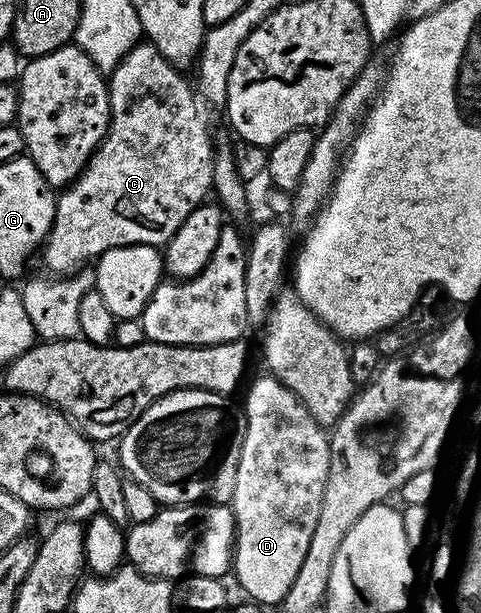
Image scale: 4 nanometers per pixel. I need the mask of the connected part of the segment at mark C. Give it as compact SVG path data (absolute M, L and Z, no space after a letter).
M138 43L132 49L126 51L116 67L108 74L107 84L109 87L109 130L101 140L100 145L89 156L89 162L85 169L74 179L73 184L64 186L56 194L57 206L55 207L55 217L47 240L40 250L39 257L45 260L48 271L53 275L72 274L80 261L92 262L101 256L108 249L114 249L120 245L156 245L163 247L169 241L171 235L175 233L175 227L191 215L191 211L196 205L202 204L210 196L213 187L213 155L215 152L214 142L211 143L209 135L209 117L205 114L205 105L201 102L201 97L189 86L189 81L184 77L182 70L178 66L172 65L159 50L148 43Z

